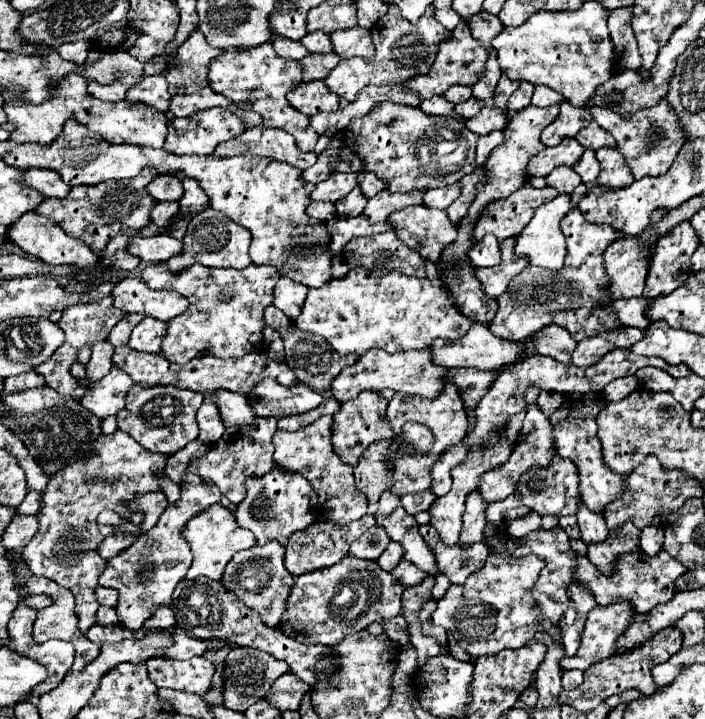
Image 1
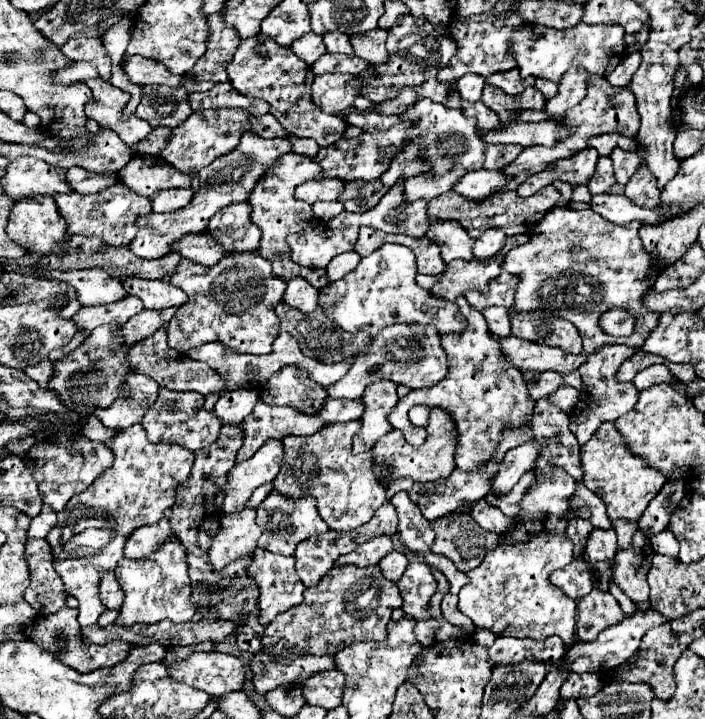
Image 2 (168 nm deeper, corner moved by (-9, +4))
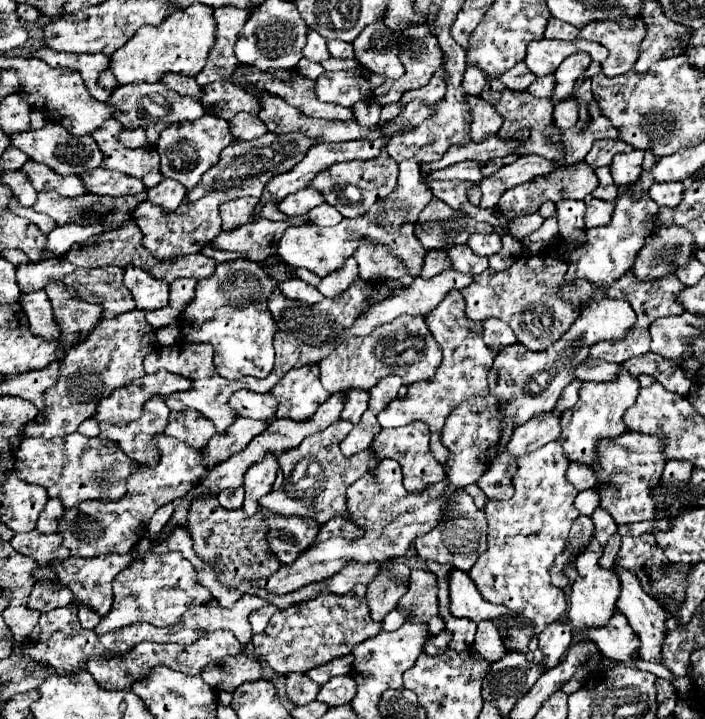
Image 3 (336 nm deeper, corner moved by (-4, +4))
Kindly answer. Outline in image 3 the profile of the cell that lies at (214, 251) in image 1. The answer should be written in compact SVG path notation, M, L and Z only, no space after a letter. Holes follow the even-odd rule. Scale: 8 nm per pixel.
M241 198L221 204L221 218L223 218L223 230L235 230L241 224L249 224L253 220L253 208L259 202L259 198Z

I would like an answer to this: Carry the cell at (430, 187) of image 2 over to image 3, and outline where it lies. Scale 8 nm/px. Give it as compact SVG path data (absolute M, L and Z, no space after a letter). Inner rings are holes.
M459 162L455 166L449 166L445 170L437 170L431 174L431 180L469 180L469 182L481 182L481 164L479 162Z

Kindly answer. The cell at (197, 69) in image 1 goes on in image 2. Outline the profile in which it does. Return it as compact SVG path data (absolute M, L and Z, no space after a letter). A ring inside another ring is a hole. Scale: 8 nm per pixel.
M220 12L208 18L208 26L210 26L210 36L206 40L208 48L204 56L194 64L190 72L182 76L182 88L188 94L206 92L214 84L226 82L228 80L226 64L232 60L240 44L240 36L236 34L234 28L224 24Z

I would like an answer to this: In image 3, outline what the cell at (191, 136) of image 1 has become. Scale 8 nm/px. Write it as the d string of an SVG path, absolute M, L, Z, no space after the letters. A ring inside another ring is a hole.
M205 114L193 122L185 120L185 122L177 122L177 124L169 124L169 128L165 128L161 132L161 138L157 142L157 152L161 156L161 174L167 178L173 178L177 182L181 182L187 190L195 188L201 182L201 176L217 164L221 150L233 140L231 132L229 132L229 124L213 114Z

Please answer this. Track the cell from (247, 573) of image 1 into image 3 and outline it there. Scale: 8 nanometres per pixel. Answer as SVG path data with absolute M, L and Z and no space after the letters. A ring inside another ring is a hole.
M263 606L263 608L255 610L255 612L251 612L249 620L251 620L251 626L253 626L253 634L261 634L261 632L265 630L269 618L271 618L275 612L279 612L277 606Z

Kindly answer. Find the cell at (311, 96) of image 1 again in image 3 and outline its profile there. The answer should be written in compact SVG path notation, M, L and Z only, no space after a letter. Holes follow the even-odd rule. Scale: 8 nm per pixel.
M363 66L347 72L325 72L317 78L317 98L341 106L353 106L359 100L369 100L385 76L373 74Z

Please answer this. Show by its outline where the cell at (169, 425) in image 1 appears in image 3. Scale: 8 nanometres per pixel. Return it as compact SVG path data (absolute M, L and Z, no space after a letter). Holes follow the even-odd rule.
M187 410L187 412L171 412L165 434L183 440L193 448L205 448L209 438L215 436L215 428L213 424L209 424L209 420L205 420L197 412Z

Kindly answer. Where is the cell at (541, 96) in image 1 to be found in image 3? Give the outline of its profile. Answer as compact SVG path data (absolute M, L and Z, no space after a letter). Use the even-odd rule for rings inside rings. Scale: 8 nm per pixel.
M543 76L543 78L537 78L531 86L529 86L529 92L537 98L551 98L553 94L553 84L555 84L555 76Z

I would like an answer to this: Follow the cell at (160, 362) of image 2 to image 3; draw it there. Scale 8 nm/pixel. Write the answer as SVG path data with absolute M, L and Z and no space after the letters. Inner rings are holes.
M159 370L157 374L145 374L141 380L135 380L133 384L119 388L111 396L103 398L97 404L95 420L97 422L111 422L111 424L127 424L137 420L141 416L141 408L145 406L145 400L151 400L153 396L169 396L173 392L187 390L191 380L185 380L183 376L171 374L167 370Z

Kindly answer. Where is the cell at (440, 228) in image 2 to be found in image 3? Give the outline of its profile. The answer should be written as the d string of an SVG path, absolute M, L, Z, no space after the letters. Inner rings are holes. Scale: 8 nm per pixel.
M455 246L451 250L447 250L451 264L457 272L465 272L465 274L481 274L489 268L487 258L481 258L477 254L471 252L469 246Z

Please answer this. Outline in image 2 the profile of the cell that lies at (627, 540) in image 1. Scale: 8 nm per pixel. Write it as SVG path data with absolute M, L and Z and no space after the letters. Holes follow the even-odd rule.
M650 544L644 548L630 546L626 550L618 550L614 556L614 582L632 602L640 606L640 610L650 608L646 574L650 570L652 558L654 552Z

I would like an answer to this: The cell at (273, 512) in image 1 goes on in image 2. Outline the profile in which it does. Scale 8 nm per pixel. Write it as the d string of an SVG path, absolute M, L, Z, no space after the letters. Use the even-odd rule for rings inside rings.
M272 490L256 508L256 524L262 528L262 536L258 540L258 548L270 550L282 556L294 556L296 544L328 530L328 524L318 516L318 508L312 496L302 496L302 500L288 500L288 496L280 496L278 490Z

